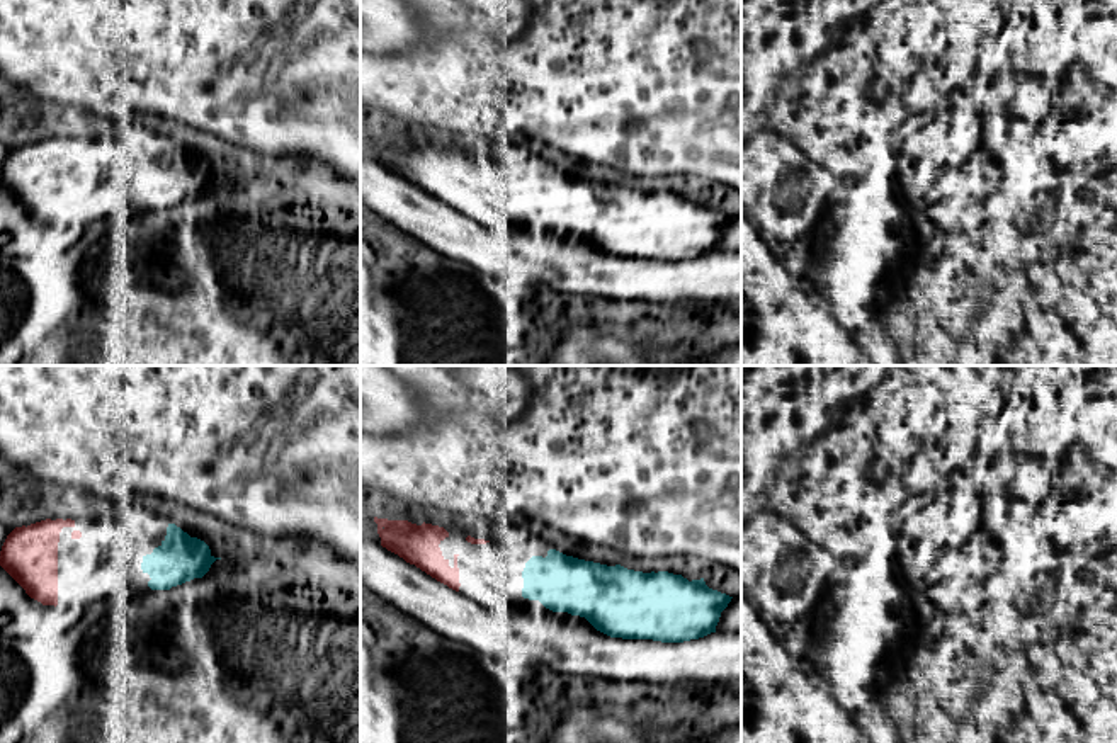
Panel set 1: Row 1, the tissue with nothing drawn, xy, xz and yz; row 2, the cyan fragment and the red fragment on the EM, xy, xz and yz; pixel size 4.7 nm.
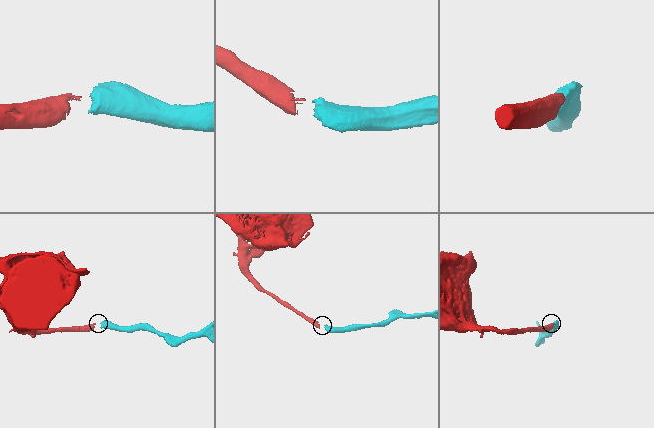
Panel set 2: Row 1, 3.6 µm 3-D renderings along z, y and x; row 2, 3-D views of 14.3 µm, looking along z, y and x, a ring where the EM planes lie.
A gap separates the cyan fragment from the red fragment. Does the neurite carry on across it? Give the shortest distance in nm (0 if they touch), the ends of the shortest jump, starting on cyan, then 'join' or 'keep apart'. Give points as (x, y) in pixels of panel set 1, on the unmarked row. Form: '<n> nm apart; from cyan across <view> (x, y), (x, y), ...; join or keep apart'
200 nm apart; from cyan across xz (526, 182), (488, 160); join

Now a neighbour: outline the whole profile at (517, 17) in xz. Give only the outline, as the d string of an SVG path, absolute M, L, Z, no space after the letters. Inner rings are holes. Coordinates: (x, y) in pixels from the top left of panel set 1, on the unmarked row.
M512 0L505 12L503 41L517 39L527 32L532 9L527 0Z

